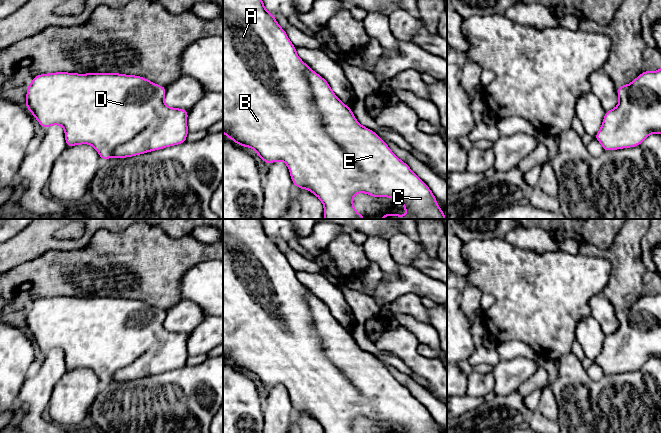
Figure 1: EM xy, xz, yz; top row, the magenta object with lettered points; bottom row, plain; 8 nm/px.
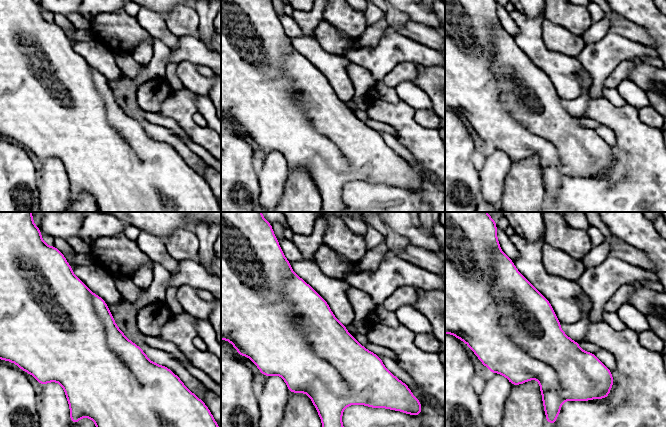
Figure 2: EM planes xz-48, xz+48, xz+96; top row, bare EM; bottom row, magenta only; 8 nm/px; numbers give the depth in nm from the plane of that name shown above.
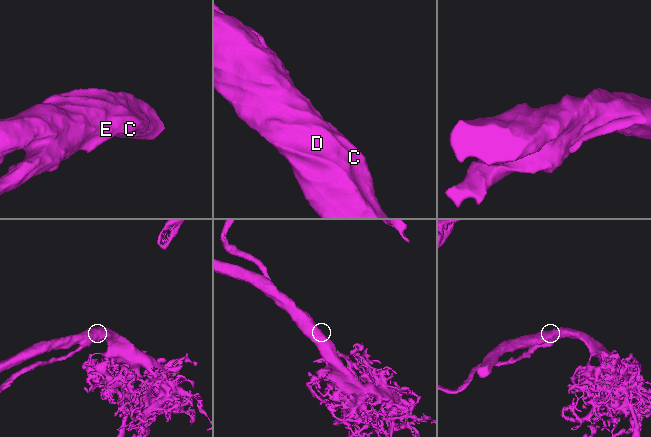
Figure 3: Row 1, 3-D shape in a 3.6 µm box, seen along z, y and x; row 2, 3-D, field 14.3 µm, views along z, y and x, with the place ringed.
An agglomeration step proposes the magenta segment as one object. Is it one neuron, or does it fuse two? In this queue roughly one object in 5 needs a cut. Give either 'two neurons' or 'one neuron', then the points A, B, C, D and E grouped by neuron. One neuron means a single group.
one neuron; groups A B C D E

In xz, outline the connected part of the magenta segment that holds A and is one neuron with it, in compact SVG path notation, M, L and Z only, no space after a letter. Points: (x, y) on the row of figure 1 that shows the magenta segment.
M223 0L223 133L236 144L254 149L258 157L268 165L276 161L285 162L294 186L306 189L320 199L324 205L324 219L365 219L353 205L353 197L357 193L366 193L374 198L389 197L399 200L408 213L407 216L382 214L381 219L446 219L446 215L425 182L399 159L374 131L362 126L356 120L352 110L340 101L328 82L301 60L296 48L289 40L286 31L275 20L275 16L266 10L262 0Z

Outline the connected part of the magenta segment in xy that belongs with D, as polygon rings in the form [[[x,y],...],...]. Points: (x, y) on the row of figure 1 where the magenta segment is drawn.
[[[56,72],[56,73],[48,73],[48,74],[39,74],[32,79],[30,85],[27,87],[25,107],[37,119],[38,123],[41,125],[42,128],[47,129],[52,125],[61,125],[64,128],[65,142],[67,147],[81,145],[81,144],[89,144],[97,150],[100,158],[102,159],[102,161],[104,161],[108,158],[113,158],[113,157],[116,158],[133,157],[154,150],[159,150],[173,145],[186,143],[186,137],[189,132],[187,127],[188,110],[168,107],[164,102],[165,94],[166,94],[165,86],[157,85],[141,76],[125,75],[121,73],[78,74],[78,73],[68,73],[68,72]]]

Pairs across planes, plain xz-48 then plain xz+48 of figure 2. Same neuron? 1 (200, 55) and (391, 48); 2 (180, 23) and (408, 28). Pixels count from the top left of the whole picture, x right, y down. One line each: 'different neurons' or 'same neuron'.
1: same neuron
2: different neurons

